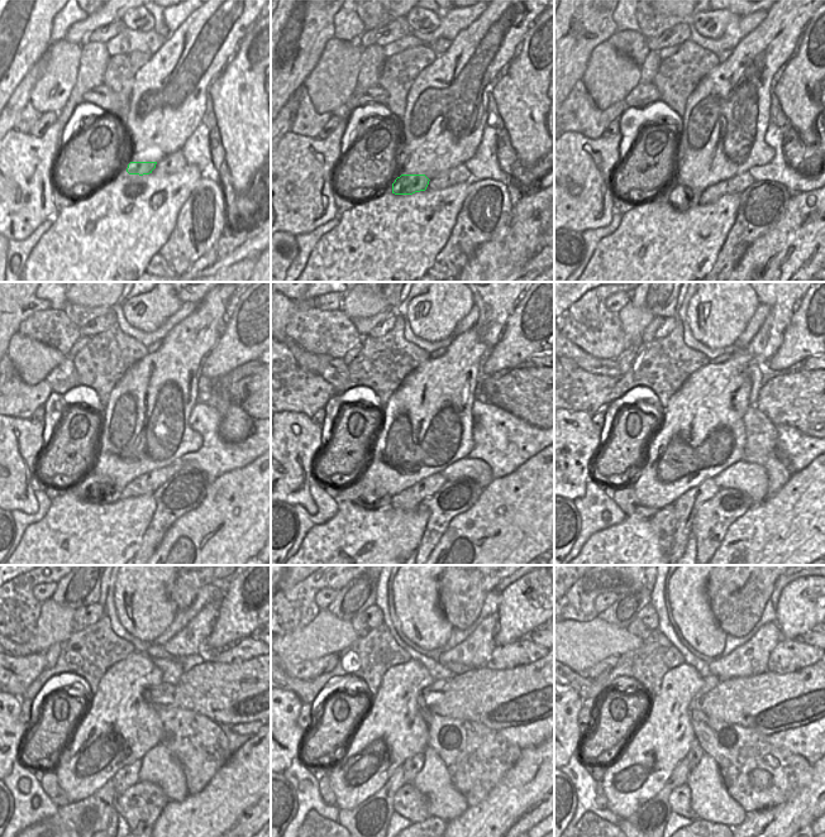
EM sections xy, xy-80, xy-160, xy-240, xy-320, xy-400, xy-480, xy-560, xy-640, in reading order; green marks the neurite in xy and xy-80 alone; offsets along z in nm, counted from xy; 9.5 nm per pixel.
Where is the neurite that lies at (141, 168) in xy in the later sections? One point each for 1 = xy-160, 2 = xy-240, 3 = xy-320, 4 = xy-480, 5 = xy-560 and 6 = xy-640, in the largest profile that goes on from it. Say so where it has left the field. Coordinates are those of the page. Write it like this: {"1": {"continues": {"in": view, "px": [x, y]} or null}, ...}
{"1": {"continues": {"in": "xy-160", "px": [682, 197]}}, "2": {"continues": {"in": "xy-240", "px": [110, 494]}}, "3": {"continues": {"in": "xy-320", "px": [353, 493]}}, "4": {"continues": {"in": "xy-480", "px": [49, 784]}}, "5": {"continues": {"in": "xy-560", "px": [325, 790]}}, "6": {"continues": {"in": "xy-640", "px": [601, 800]}}}

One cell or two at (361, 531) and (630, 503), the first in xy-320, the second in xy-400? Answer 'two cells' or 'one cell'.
two cells

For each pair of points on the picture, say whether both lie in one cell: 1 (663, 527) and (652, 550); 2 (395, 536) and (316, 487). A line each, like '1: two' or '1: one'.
1: two
2: two

